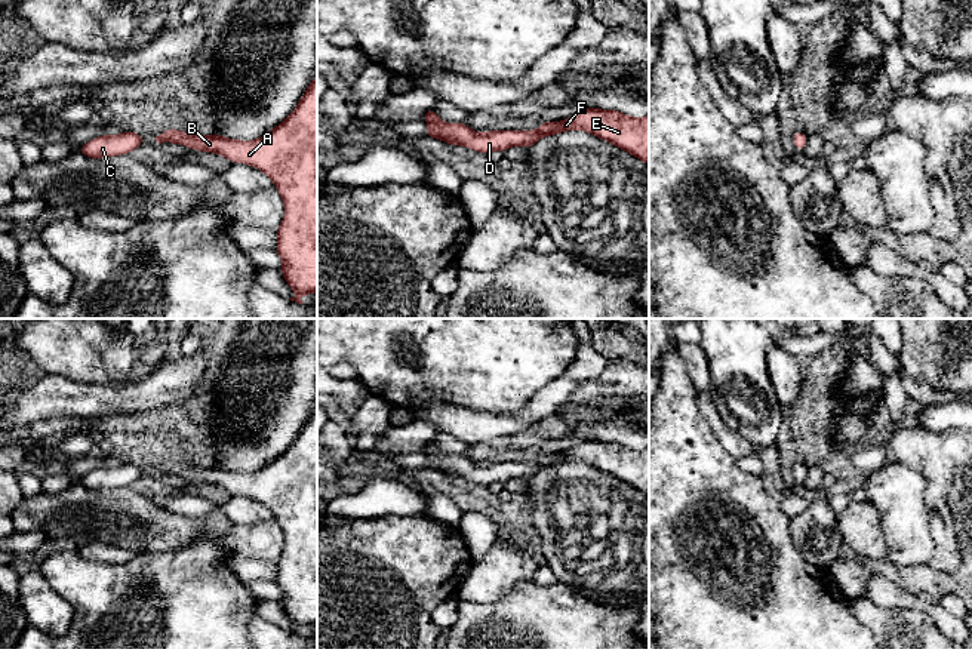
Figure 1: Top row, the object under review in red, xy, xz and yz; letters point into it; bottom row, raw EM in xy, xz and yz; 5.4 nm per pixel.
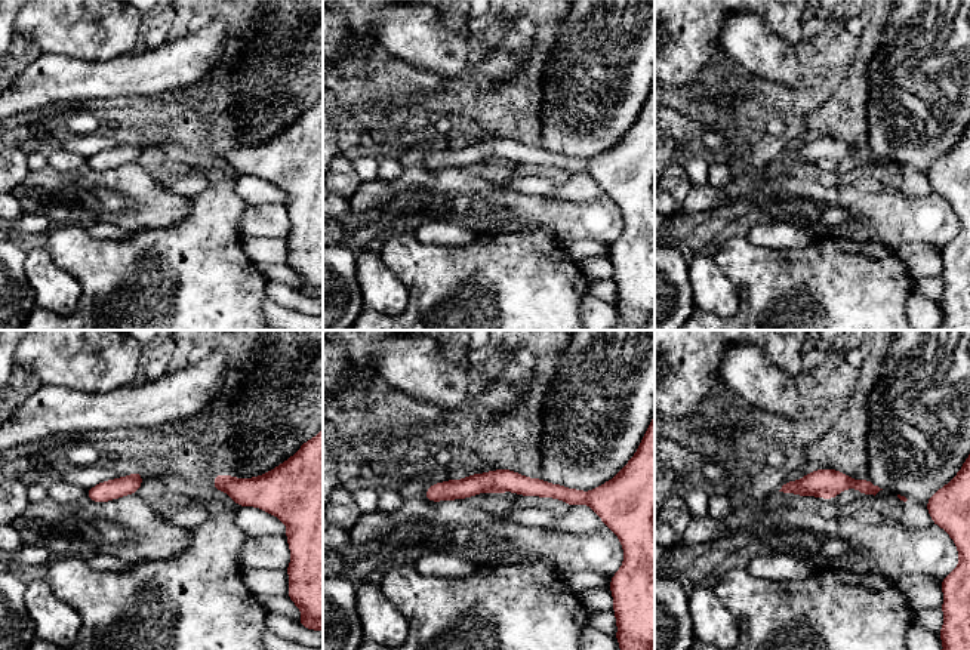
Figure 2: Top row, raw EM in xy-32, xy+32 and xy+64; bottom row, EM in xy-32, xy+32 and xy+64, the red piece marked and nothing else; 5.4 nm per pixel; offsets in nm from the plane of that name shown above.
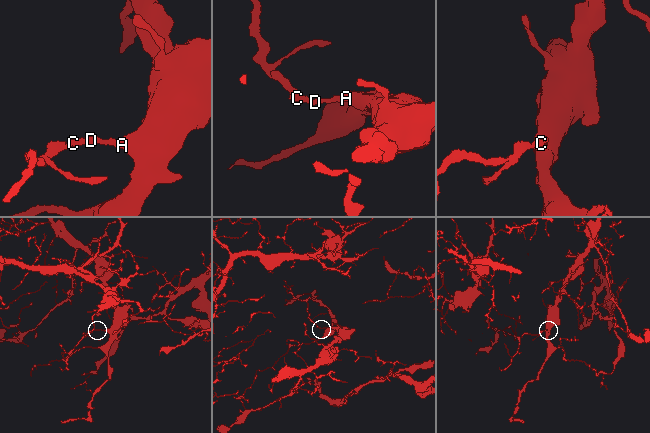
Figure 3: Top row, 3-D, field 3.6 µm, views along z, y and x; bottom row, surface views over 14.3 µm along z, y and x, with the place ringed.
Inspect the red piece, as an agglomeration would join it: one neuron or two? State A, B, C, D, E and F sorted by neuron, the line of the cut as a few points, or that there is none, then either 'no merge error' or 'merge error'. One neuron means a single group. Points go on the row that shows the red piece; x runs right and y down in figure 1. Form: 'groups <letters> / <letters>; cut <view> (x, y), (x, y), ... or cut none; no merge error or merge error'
groups A B C D E F; cut none; no merge error

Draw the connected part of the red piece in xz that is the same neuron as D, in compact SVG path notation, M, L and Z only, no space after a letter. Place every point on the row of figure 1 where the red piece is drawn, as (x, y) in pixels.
M434 108L425 111L428 129L425 136L437 138L449 145L464 145L482 154L505 151L520 145L527 150L544 136L567 130L585 130L612 145L625 150L649 166L649 116L630 117L616 110L584 108L562 122L542 122L536 130L489 130L474 132L465 123L442 122Z

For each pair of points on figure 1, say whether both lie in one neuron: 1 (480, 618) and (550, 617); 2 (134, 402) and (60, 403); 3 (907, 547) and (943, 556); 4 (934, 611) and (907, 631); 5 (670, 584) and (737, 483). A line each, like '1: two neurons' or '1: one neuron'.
1: one neuron
2: one neuron
3: two neurons
4: two neurons
5: one neuron

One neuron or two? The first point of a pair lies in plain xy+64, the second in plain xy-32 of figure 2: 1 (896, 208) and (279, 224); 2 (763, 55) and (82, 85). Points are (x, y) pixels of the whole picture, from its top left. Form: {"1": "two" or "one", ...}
{"1": "one", "2": "two"}

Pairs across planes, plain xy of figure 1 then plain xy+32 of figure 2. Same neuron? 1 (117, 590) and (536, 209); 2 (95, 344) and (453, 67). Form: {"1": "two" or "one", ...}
{"1": "two", "2": "one"}

